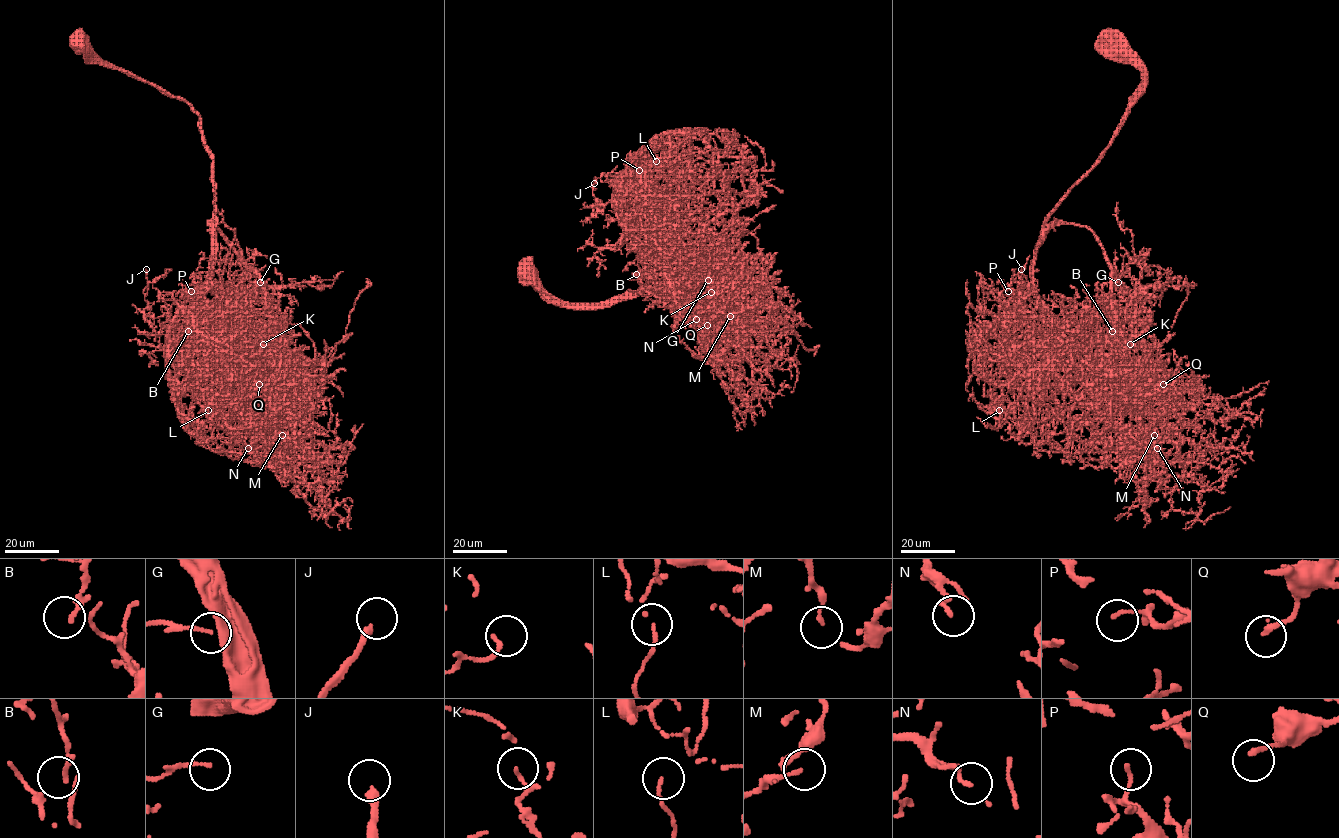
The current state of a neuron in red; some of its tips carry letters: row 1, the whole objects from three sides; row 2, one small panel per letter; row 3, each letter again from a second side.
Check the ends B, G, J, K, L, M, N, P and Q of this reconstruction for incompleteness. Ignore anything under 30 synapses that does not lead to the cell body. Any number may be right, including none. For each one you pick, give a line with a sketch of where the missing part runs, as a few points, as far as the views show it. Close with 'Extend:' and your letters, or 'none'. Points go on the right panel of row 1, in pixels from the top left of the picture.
J: Course of what is missing: (1021, 269), (1030, 272), (1054, 268), (1065, 281), (1094, 295)
Extend: J

